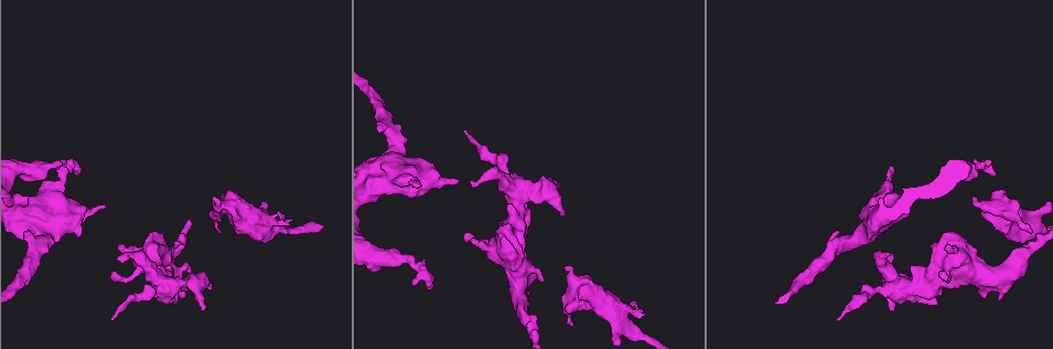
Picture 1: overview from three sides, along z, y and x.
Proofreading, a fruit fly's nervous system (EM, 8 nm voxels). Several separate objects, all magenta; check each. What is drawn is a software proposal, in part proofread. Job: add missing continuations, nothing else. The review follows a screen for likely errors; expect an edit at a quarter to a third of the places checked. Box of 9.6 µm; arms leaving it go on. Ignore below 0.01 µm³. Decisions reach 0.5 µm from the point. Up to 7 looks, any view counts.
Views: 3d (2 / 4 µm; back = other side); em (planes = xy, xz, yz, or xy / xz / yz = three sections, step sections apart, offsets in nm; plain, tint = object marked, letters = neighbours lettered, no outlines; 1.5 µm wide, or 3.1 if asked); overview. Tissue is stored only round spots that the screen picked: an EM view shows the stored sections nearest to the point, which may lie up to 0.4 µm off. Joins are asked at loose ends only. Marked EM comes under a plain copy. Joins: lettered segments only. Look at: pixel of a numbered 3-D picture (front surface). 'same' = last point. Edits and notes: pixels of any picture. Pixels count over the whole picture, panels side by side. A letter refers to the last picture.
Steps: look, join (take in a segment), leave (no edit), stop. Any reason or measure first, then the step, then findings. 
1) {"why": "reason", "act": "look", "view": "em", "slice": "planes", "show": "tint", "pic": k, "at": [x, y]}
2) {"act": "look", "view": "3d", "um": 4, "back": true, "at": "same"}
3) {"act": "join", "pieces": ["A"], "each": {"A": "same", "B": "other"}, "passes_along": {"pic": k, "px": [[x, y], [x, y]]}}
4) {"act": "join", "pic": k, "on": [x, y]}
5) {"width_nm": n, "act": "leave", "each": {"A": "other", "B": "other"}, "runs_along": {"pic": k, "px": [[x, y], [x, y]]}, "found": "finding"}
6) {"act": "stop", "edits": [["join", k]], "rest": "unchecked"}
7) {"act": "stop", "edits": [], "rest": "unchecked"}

{"why": "tapers out", "act": "look", "view": "3d", "um": 4, "pic": 1, "at": [837, 319]}

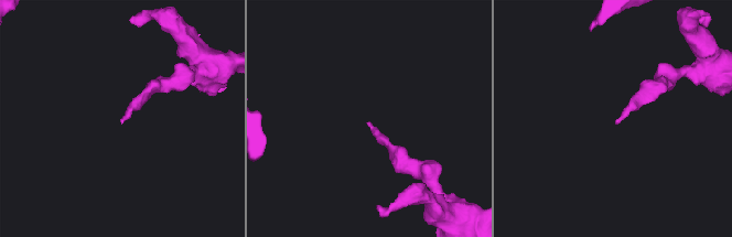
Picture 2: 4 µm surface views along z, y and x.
{"why": "shape alone is not enough", "act": "look", "view": "em", "slice": "planes", "show": "tint", "pic": 2, "at": [616, 120]}

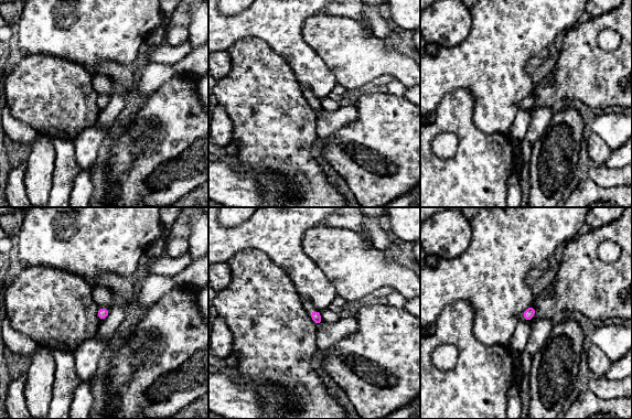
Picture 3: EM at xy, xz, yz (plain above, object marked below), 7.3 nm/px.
{"act": "look", "view": "em", "slice": "planes", "show": "letters", "at": "same"}

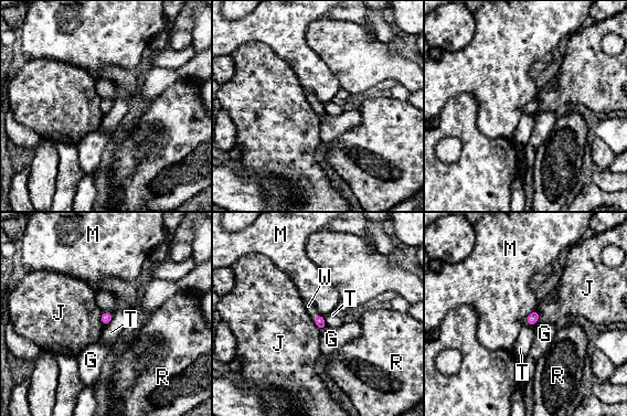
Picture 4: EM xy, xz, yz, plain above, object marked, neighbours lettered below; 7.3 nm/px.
{"longest_contact_nm": ["J", 130], "act": "join", "pieces": ["W"], "each": {"G": "other", "J": "other", "M": "other", "R": "other", "T": "other", "W": "same"}, "found": "it goes on there"}

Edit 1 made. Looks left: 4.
{"why": "an open end", "act": "look", "view": "em", "slice": "planes", "show": "letters", "pic": 1, "at": [470, 180]}

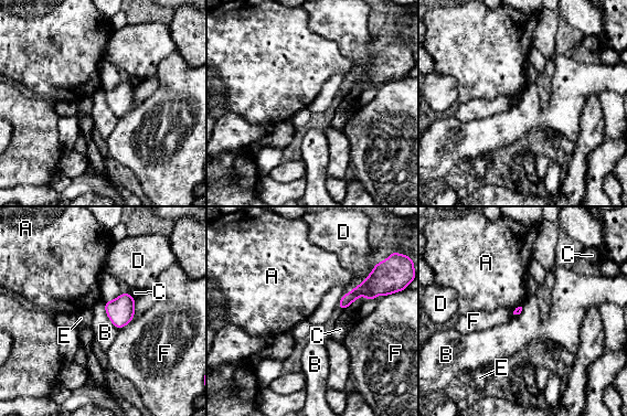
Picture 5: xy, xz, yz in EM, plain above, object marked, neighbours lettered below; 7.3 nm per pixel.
{"act": "leave", "each": {"A": "other", "B": "other", "C": "other", "D": "other", "E": "other", "F": "other"}, "border": {"pic": 5, "px": [[120, 292], [115, 298], [105, 302]]}, "found": "no lettered segment goes on from it"}

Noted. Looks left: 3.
{"why": "free end", "act": "look", "view": "em", "slice": "yz", "step": 4, "show": "letters", "pic": 1, "at": [64, 169]}

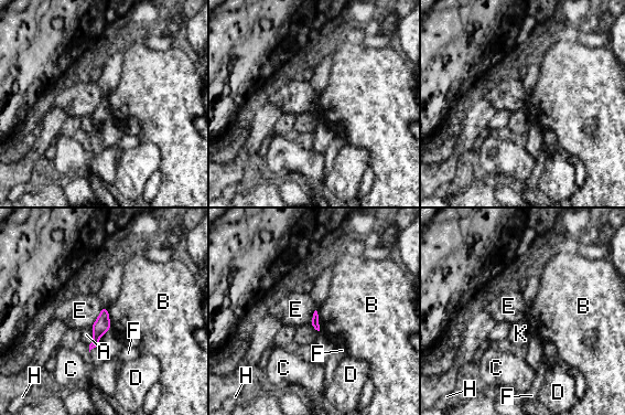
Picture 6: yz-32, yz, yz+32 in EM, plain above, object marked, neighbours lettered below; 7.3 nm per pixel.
{"longest_contact_nm": ["E", 180], "act": "leave", "each": {"A": "other", "B": "other", "C": "other", "D": "other", "E": "other", "F": "other", "H": "other", "K": "other"}, "border": {"pic": 6, "px": [[101, 306], [98, 317], [90, 327]]}, "found": "none of them fits"}

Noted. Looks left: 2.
{"act": "stop", "edits": [["join", 4]], "rest": "unchecked"}

